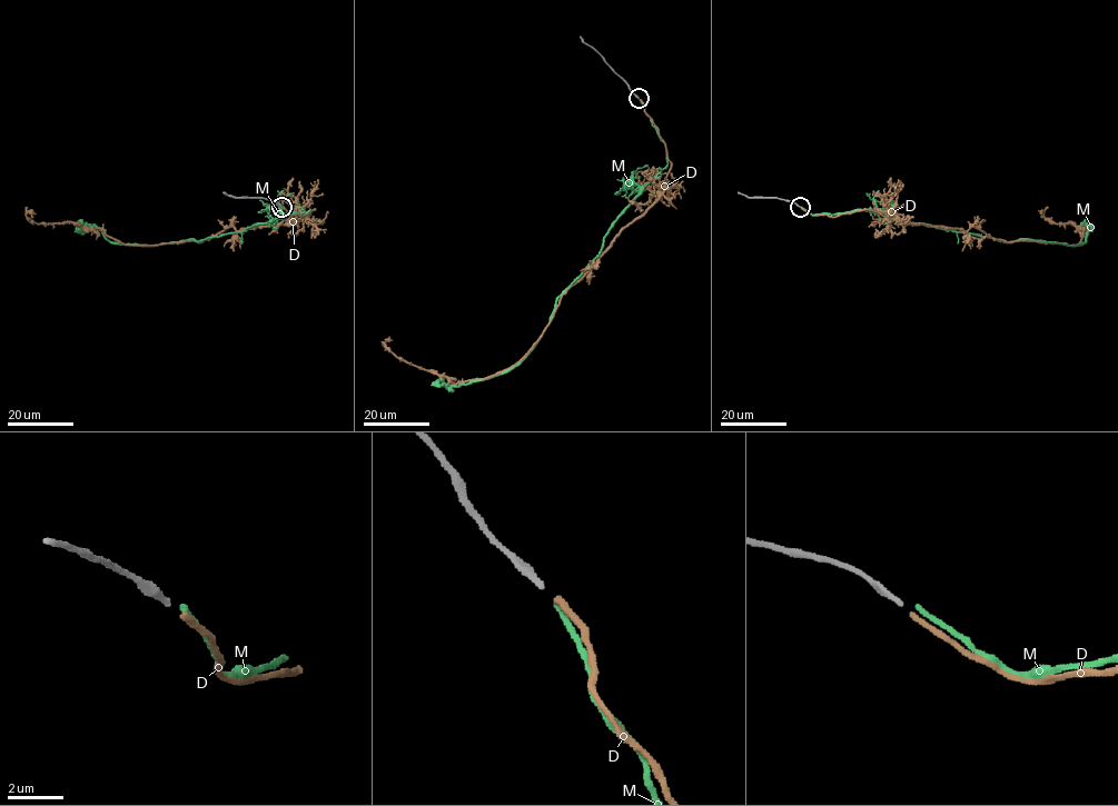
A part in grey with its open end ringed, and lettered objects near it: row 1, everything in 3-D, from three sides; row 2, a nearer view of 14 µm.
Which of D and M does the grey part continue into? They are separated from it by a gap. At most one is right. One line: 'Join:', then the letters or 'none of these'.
Join: D

